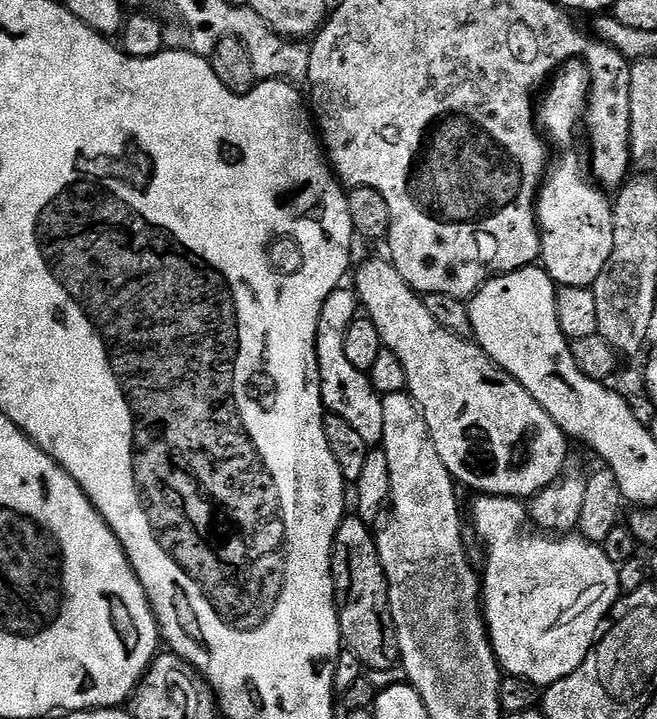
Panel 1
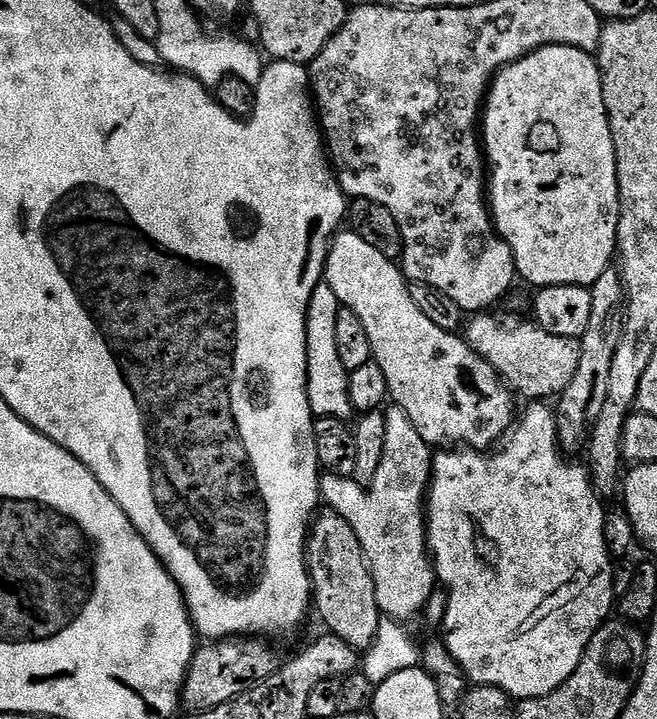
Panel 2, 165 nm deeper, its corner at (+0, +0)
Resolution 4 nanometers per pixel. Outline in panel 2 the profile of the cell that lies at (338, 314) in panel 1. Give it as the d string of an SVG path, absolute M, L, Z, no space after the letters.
M326 283L314 290L310 298L310 306L306 314L306 362L308 363L308 397L313 417L329 416L345 422L351 421L354 409L350 402L350 373L342 366L342 358L338 354L338 314L341 306L338 294L330 290Z

